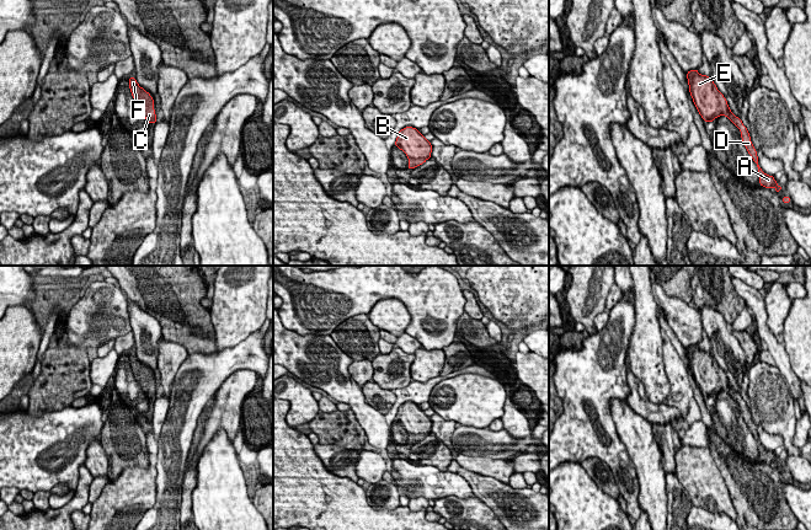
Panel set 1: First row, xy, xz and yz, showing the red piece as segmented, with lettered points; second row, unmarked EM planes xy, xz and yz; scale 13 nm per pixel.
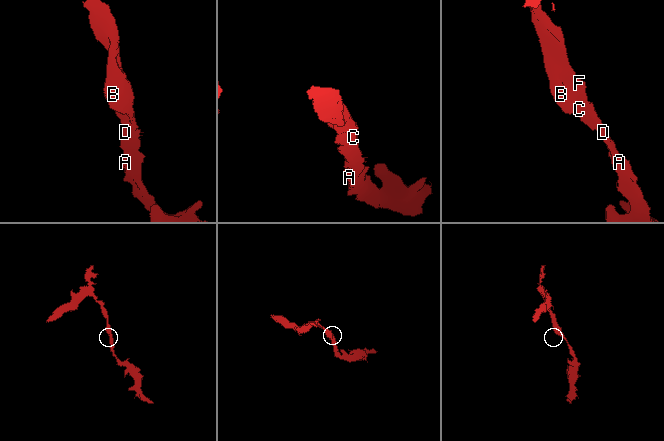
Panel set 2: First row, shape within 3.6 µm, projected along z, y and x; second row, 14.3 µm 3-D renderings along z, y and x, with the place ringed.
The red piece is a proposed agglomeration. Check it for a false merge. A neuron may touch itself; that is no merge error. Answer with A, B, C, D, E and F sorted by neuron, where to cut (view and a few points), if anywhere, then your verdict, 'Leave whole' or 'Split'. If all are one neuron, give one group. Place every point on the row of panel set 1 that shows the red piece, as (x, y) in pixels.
Groups: A B C D E F. No split. Leave whole

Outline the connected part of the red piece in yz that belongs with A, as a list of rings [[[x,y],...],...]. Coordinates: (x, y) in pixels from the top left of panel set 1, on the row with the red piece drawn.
[[[698,69],[690,70],[685,74],[690,96],[701,118],[706,123],[710,123],[720,116],[726,116],[740,129],[743,145],[757,165],[759,186],[764,186],[768,189],[774,187],[775,193],[780,192],[783,187],[777,184],[778,182],[774,180],[774,176],[765,175],[762,171],[758,164],[759,159],[757,156],[757,150],[752,145],[747,128],[743,125],[742,121],[731,112],[726,98],[717,90],[716,85],[713,82],[713,79],[706,75],[700,75]]]

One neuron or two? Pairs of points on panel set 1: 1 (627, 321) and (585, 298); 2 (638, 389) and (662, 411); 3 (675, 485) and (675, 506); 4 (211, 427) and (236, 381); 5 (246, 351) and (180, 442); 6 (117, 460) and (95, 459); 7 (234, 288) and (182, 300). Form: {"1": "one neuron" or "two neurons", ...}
{"1": "two neurons", "2": "one neuron", "3": "one neuron", "4": "one neuron", "5": "one neuron", "6": "two neurons", "7": "two neurons"}

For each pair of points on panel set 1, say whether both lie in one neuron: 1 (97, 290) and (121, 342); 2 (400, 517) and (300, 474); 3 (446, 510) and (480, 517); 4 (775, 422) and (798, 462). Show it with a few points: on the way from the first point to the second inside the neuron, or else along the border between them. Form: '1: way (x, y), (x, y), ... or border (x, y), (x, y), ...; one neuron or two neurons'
1: border (131, 330), (115, 340); two neurons
2: way (375, 517), (345, 517), (325, 498); one neuron
3: way (454, 510), (471, 517); one neuron
4: border (798, 454), (788, 456); two neurons

